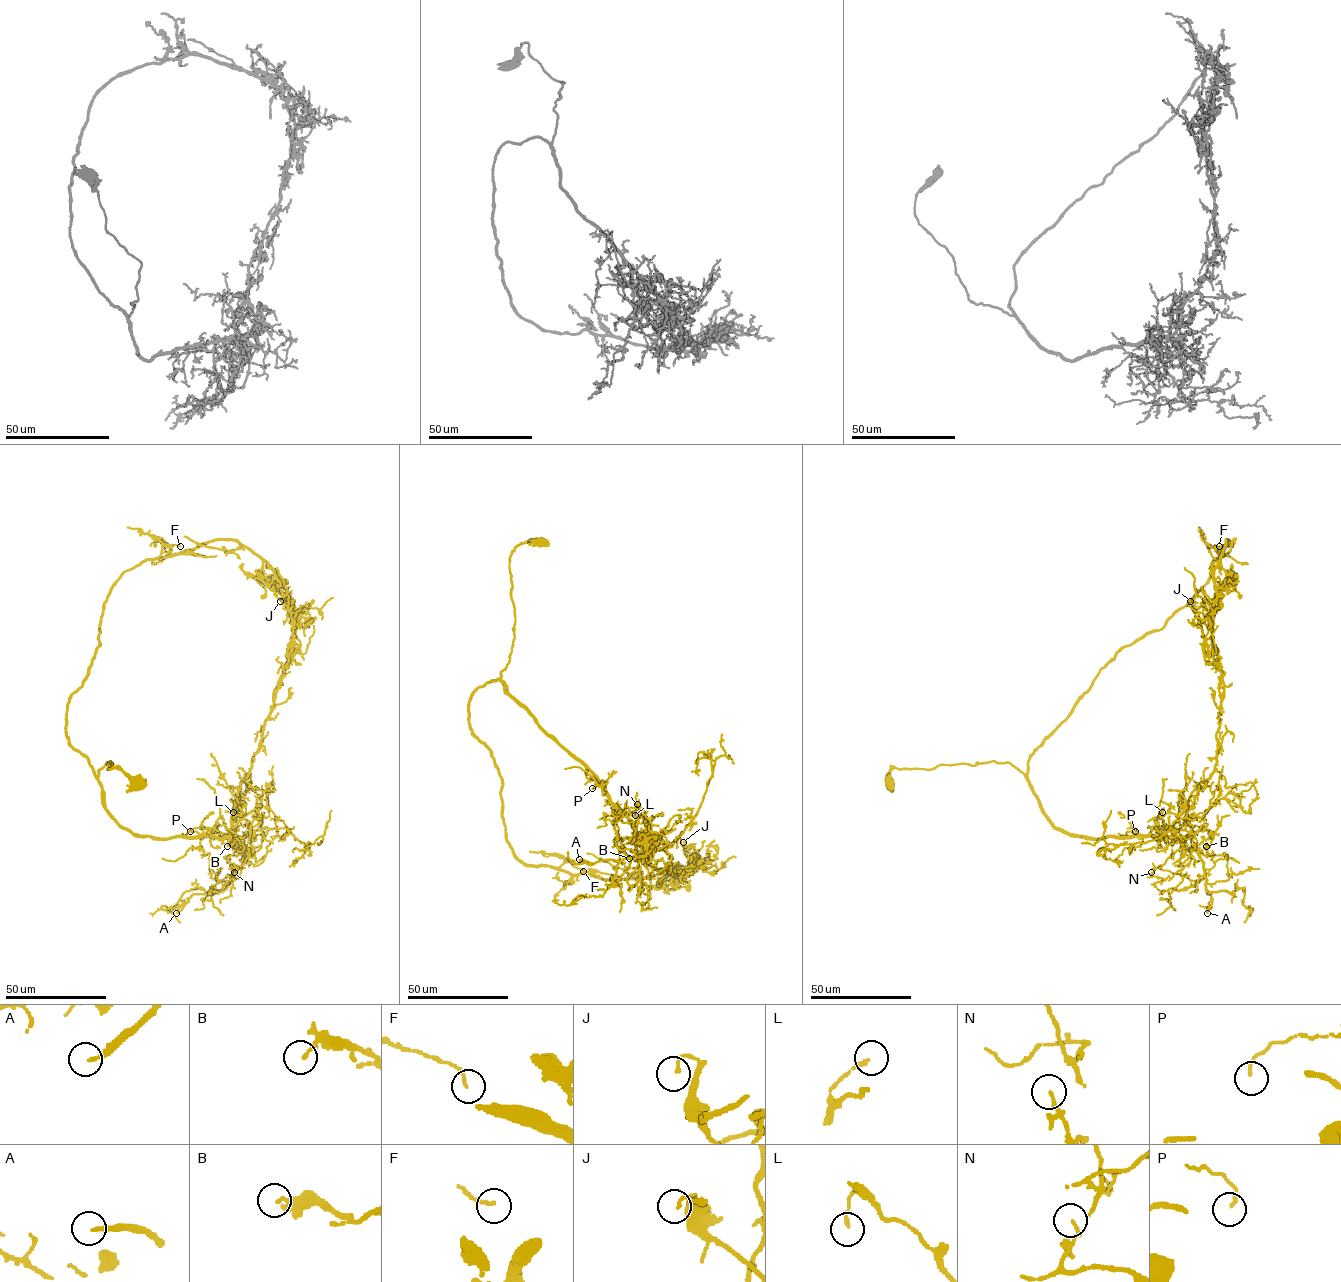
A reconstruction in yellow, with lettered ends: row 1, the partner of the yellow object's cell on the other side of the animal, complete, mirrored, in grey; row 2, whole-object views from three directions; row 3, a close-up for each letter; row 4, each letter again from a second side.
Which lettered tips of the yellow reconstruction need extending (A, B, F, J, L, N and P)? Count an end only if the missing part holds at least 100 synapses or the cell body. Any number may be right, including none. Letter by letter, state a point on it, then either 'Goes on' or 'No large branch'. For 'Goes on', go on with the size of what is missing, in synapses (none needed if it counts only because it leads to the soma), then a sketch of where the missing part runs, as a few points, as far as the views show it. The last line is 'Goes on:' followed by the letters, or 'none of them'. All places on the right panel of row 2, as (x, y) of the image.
A: Place: (1207, 913). Goes on. Roughly 140 synapses. Course of what is missing: (1207, 913), (1195, 918), (1176, 916), (1174, 921), (1176, 919), (1168, 906), (1171, 905)
B: Place: (1206, 846). No large branch
F: Place: (1219, 546). No large branch
J: Place: (1190, 601). No large branch
L: Place: (1162, 812). No large branch
N: Place: (1151, 872). No large branch
P: Place: (1135, 831). No large branch
Goes on: A

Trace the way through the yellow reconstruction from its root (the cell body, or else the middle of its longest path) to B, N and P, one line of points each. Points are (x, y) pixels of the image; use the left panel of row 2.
B: (138, 783), (110, 761), (98, 770), (122, 827), (227, 846)
N: (138, 783), (110, 761), (98, 770), (122, 827), (236, 838), (234, 872)
P: (138, 783), (110, 761), (98, 770), (122, 827), (157, 838), (190, 831)

